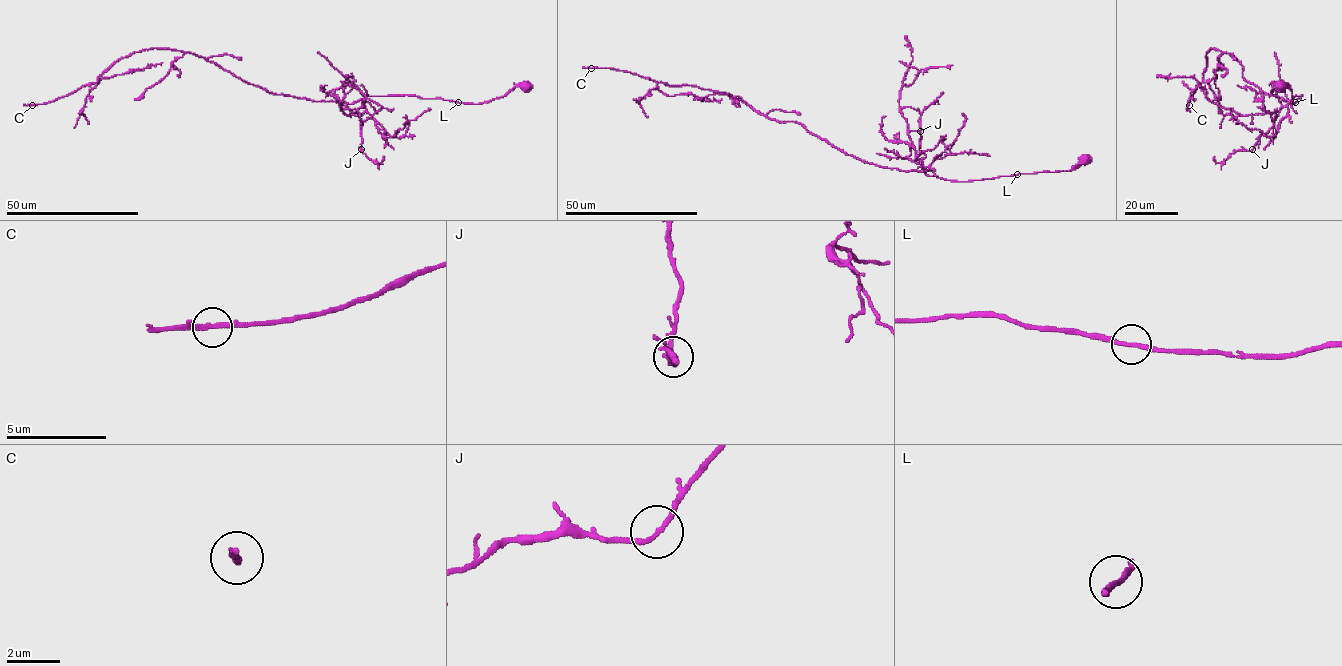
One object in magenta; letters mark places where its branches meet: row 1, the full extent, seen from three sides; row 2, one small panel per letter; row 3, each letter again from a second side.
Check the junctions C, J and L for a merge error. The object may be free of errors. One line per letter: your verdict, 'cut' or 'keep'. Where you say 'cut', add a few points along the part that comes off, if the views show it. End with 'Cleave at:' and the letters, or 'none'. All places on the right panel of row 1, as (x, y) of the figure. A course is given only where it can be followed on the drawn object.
C: keep
J: keep
L: keep
Cleave at: none

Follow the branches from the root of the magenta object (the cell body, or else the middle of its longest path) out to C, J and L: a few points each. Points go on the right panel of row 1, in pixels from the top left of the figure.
C: (1281, 85), (1293, 103), (1302, 95), (1292, 103), (1264, 93), (1243, 77), (1235, 57), (1212, 48), (1188, 105)
J: (1281, 85), (1291, 91), (1293, 103), (1302, 95), (1295, 95), (1281, 107), (1274, 125), (1259, 138), (1252, 150)
L: (1281, 85), (1291, 91), (1293, 102), (1295, 102)

